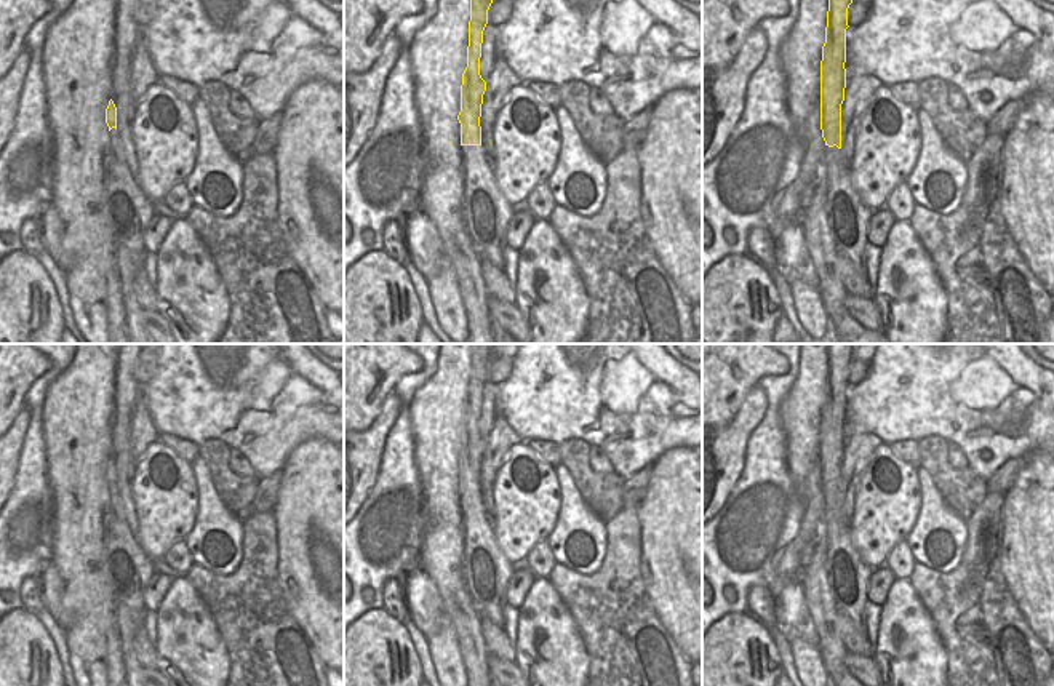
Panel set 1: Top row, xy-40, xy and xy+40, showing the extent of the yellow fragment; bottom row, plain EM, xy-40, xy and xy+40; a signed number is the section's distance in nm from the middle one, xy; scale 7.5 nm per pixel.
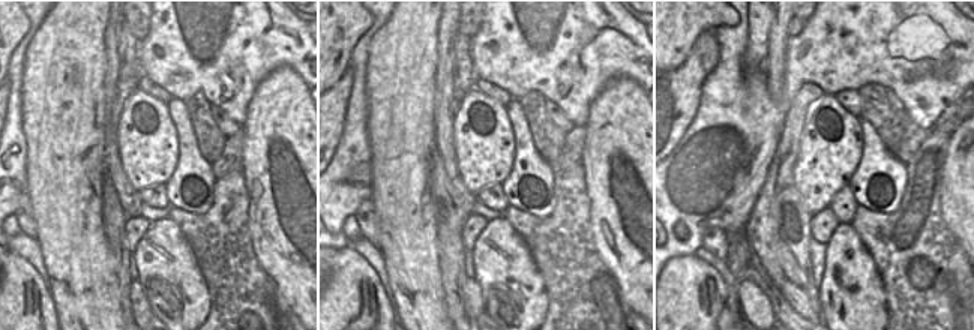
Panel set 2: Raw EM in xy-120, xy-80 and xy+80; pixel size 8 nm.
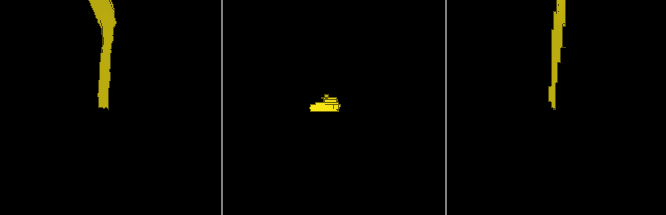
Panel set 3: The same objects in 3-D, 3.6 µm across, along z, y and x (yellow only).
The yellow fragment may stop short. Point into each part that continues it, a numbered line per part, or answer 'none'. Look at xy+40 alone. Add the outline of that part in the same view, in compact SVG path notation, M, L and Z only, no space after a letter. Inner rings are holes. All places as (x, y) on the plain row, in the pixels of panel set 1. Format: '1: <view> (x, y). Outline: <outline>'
1: xy+40 (848, 574). Outline: M825 504L824 523L827 536L825 571L835 608L843 609L867 640L865 603L873 569L856 548L851 526L841 521L836 504Z

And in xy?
1: xy (487, 571). Outline: M461 504L464 516L464 587L478 617L505 625L507 585L515 564L501 550L493 521L481 504Z

